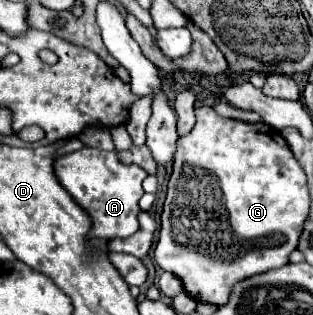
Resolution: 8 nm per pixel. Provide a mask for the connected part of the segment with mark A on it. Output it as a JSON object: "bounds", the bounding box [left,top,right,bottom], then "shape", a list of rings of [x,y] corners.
{"bounds":[55,148,147,240],"shape":[[[81,148],[79,152],[65,154],[55,164],[55,174],[65,190],[77,200],[81,208],[93,218],[91,238],[111,240],[131,236],[137,228],[137,214],[141,212],[139,200],[143,196],[141,182],[147,178],[147,172],[135,164],[119,164],[115,152],[103,152],[97,148]]]}

